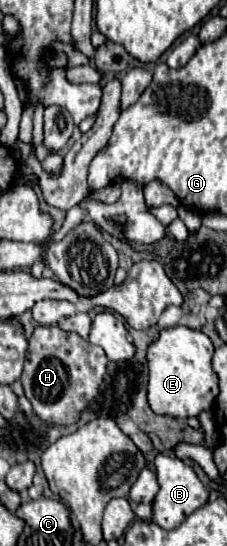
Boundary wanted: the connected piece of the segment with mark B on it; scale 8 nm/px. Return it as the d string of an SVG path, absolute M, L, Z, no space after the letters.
M158 453L155 457L155 467L157 467L159 493L153 499L153 523L157 523L163 529L175 529L183 523L187 515L191 515L195 509L207 503L209 491L203 487L195 471L174 455Z

